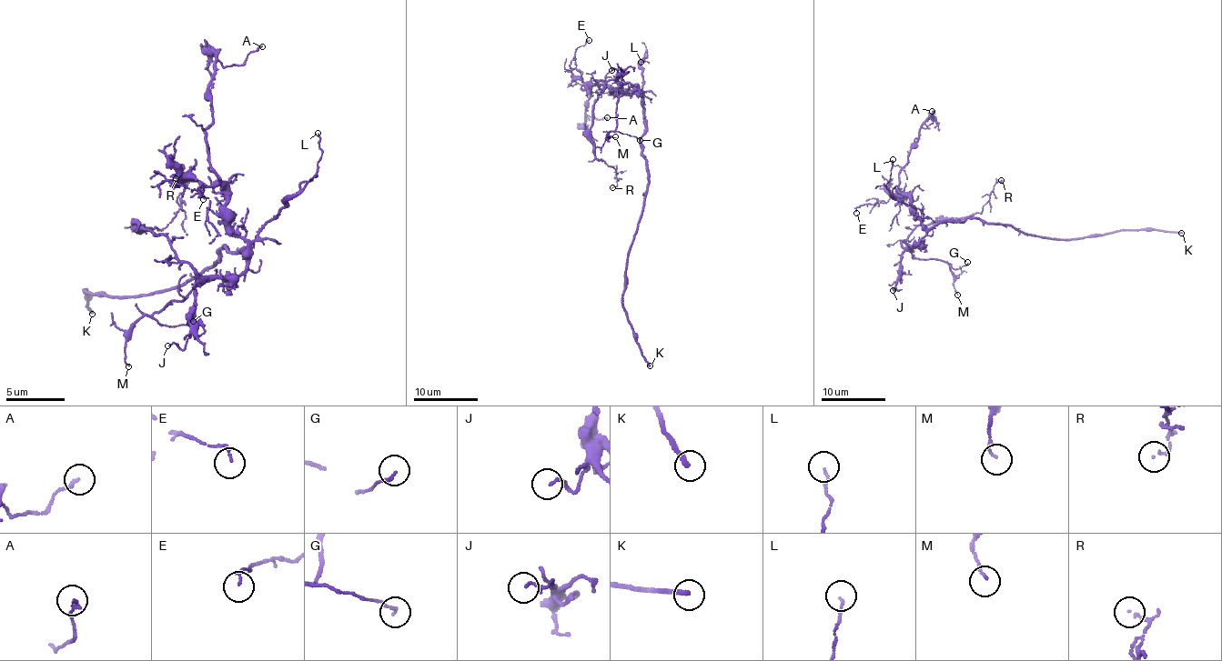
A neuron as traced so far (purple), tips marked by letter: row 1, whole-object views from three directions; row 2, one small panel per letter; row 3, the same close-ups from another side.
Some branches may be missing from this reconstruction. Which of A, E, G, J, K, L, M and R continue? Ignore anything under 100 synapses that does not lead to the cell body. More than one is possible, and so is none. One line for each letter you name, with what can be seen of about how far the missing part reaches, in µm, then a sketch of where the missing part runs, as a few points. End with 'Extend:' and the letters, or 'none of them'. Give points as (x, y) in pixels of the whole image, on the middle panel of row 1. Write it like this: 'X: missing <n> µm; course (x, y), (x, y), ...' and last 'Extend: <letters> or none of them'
K: missing 150 µm
Extend: K

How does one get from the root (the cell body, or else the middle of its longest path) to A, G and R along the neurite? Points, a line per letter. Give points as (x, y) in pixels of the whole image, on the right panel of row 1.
A: (965, 220), (927, 227), (898, 187), (911, 144), (921, 125), (933, 122), (932, 111)
G: (965, 220), (940, 221), (921, 239), (907, 246), (915, 258), (944, 260), (954, 268), (960, 268), (967, 262)
R: (965, 220), (940, 221), (912, 245), (905, 247), (901, 242), (918, 225), (981, 213), (993, 185), (1001, 180)

